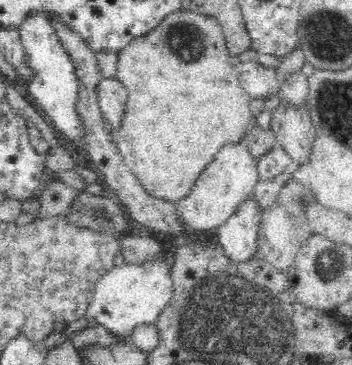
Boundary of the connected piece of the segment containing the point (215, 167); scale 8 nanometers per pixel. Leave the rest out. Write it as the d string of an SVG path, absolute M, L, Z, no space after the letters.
M242 142L224 144L216 154L214 162L206 165L192 192L177 204L181 220L187 223L192 232L220 226L242 200L253 194L254 186L260 179L257 162L258 158L252 155L246 144Z

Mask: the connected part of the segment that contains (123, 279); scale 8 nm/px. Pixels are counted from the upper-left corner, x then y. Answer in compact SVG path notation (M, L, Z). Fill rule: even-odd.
M167 253L140 264L113 265L98 279L85 314L127 339L130 330L140 324L156 325L159 314L172 298L173 290L171 261Z

